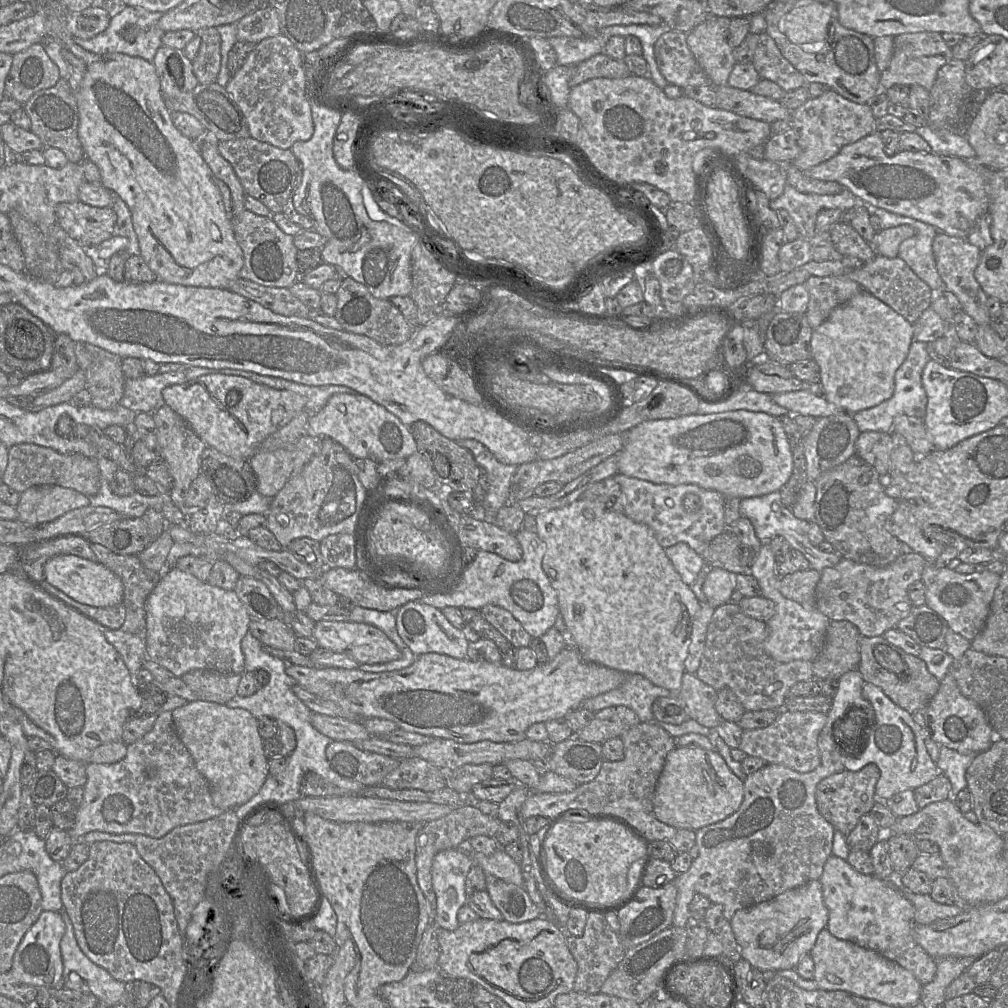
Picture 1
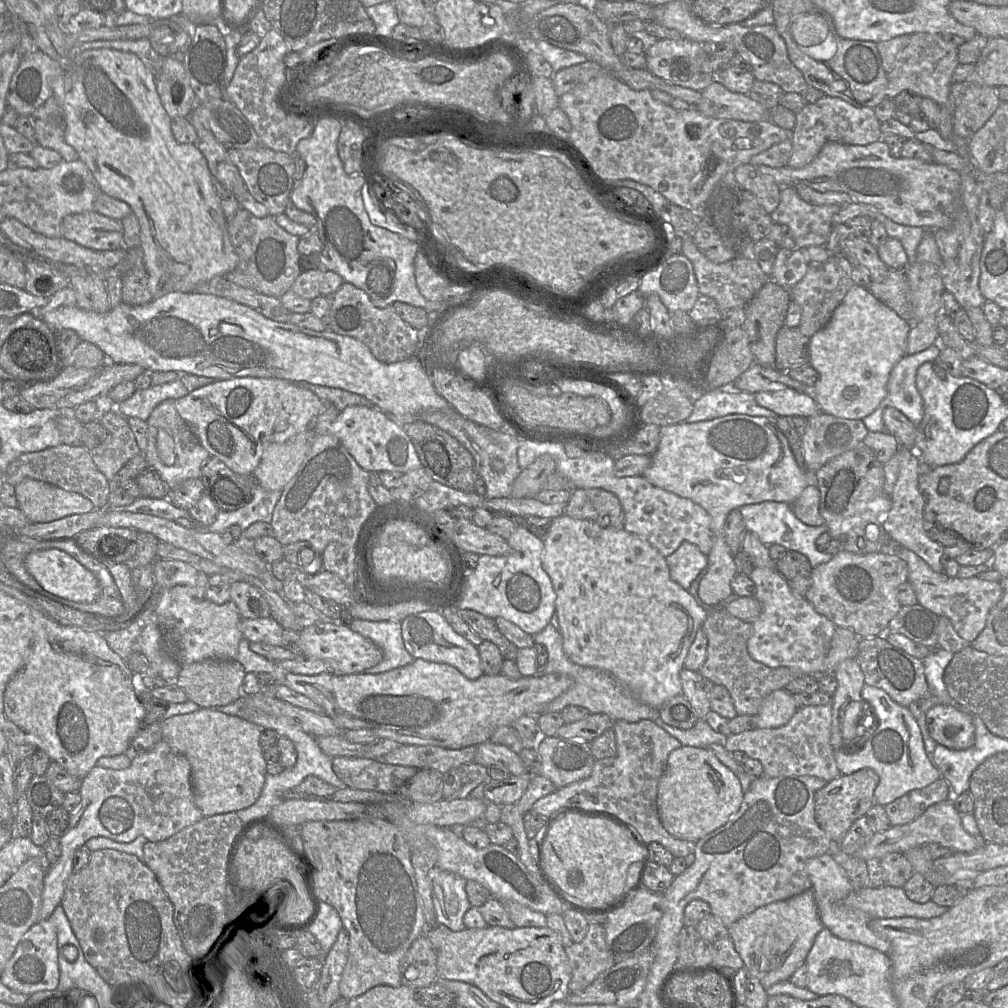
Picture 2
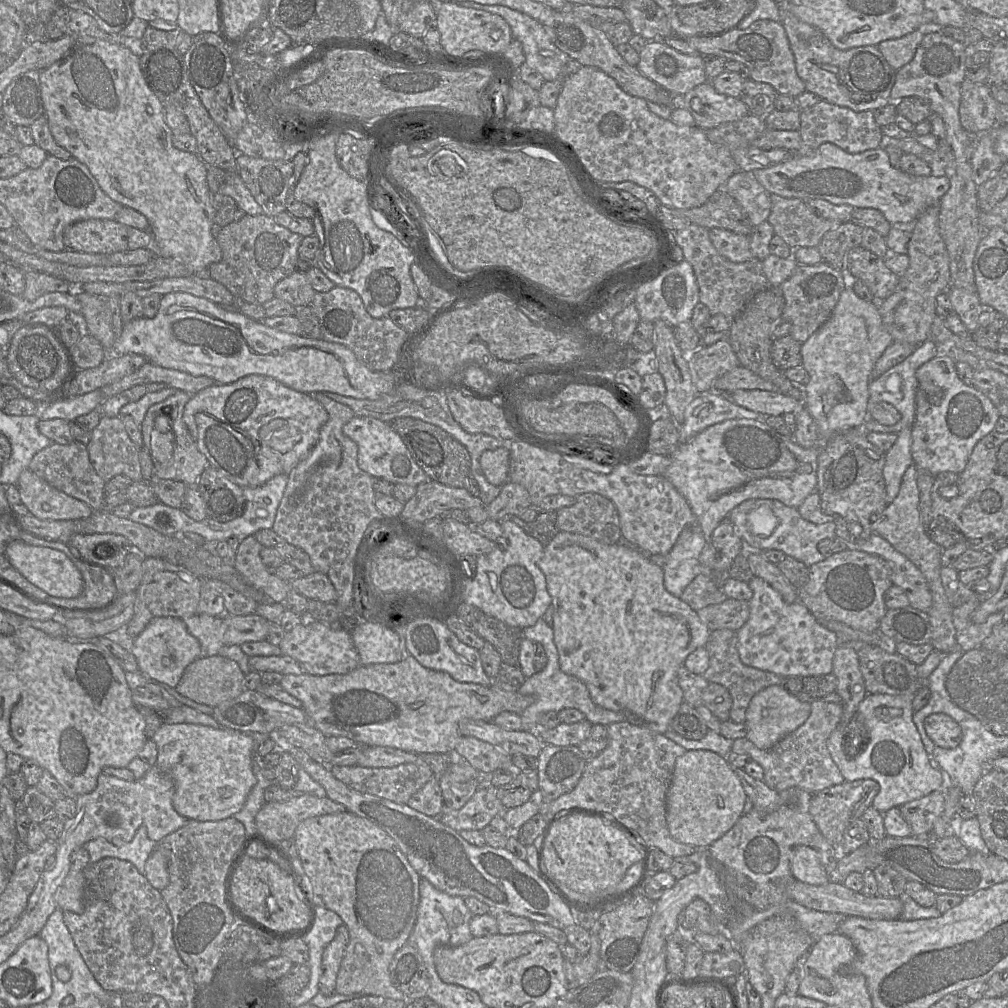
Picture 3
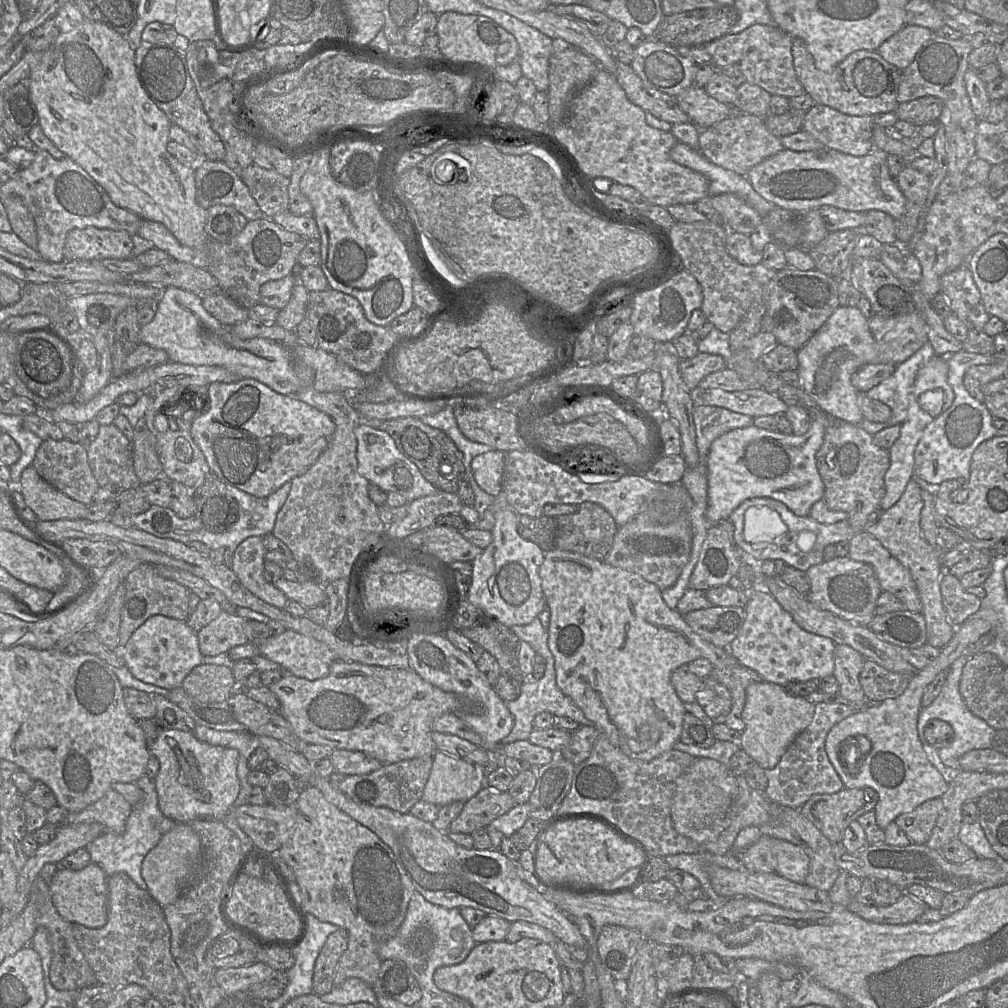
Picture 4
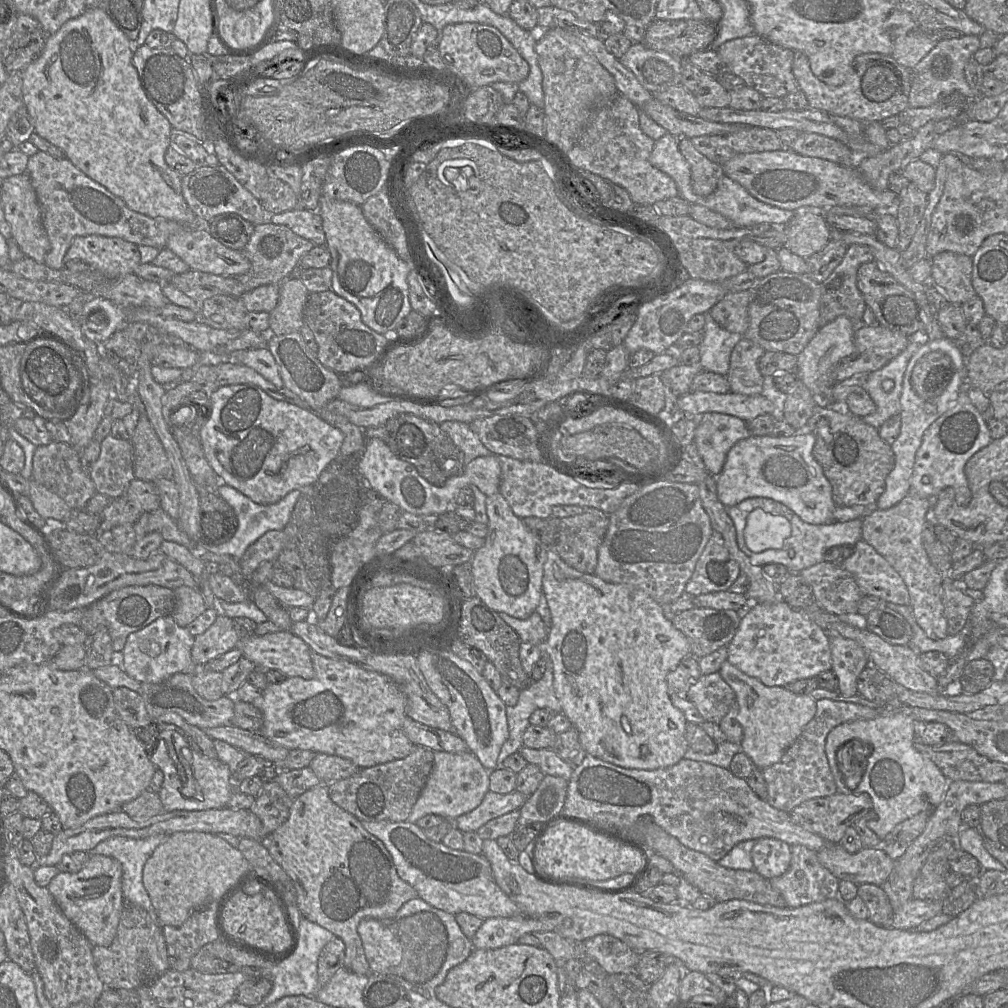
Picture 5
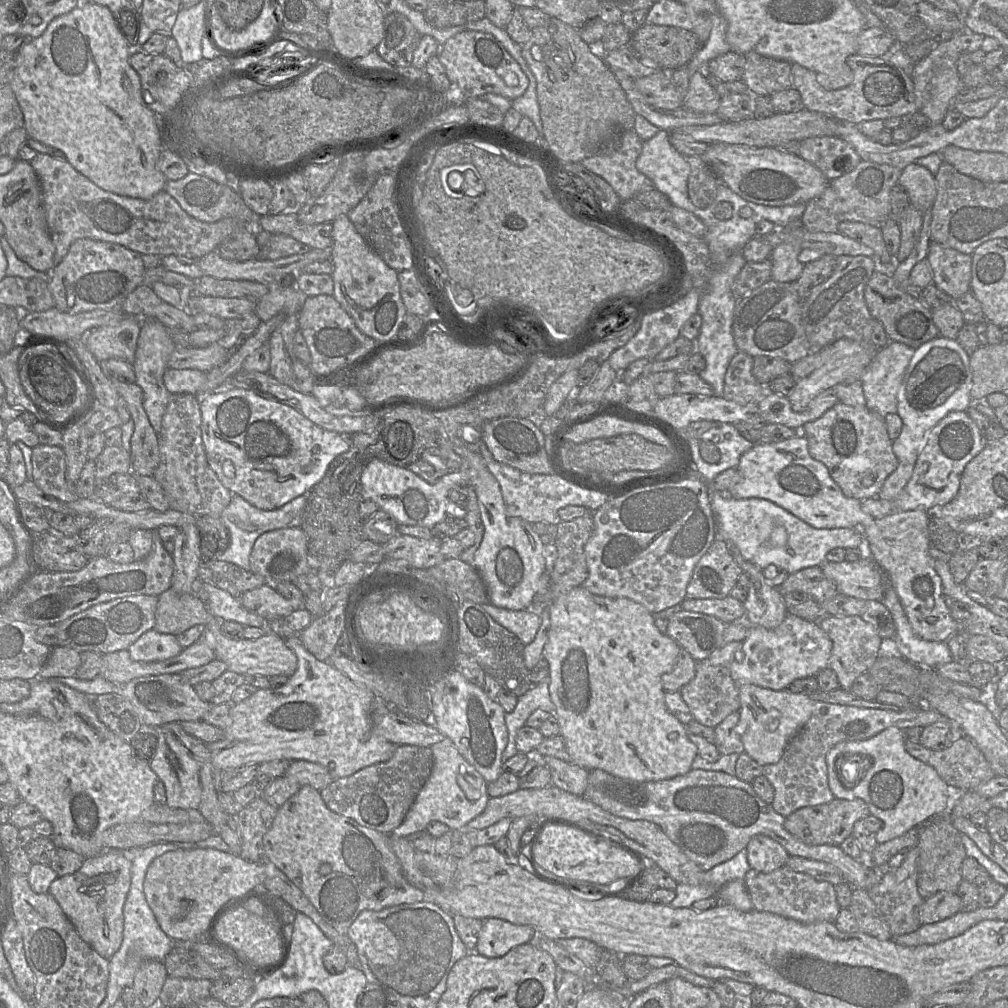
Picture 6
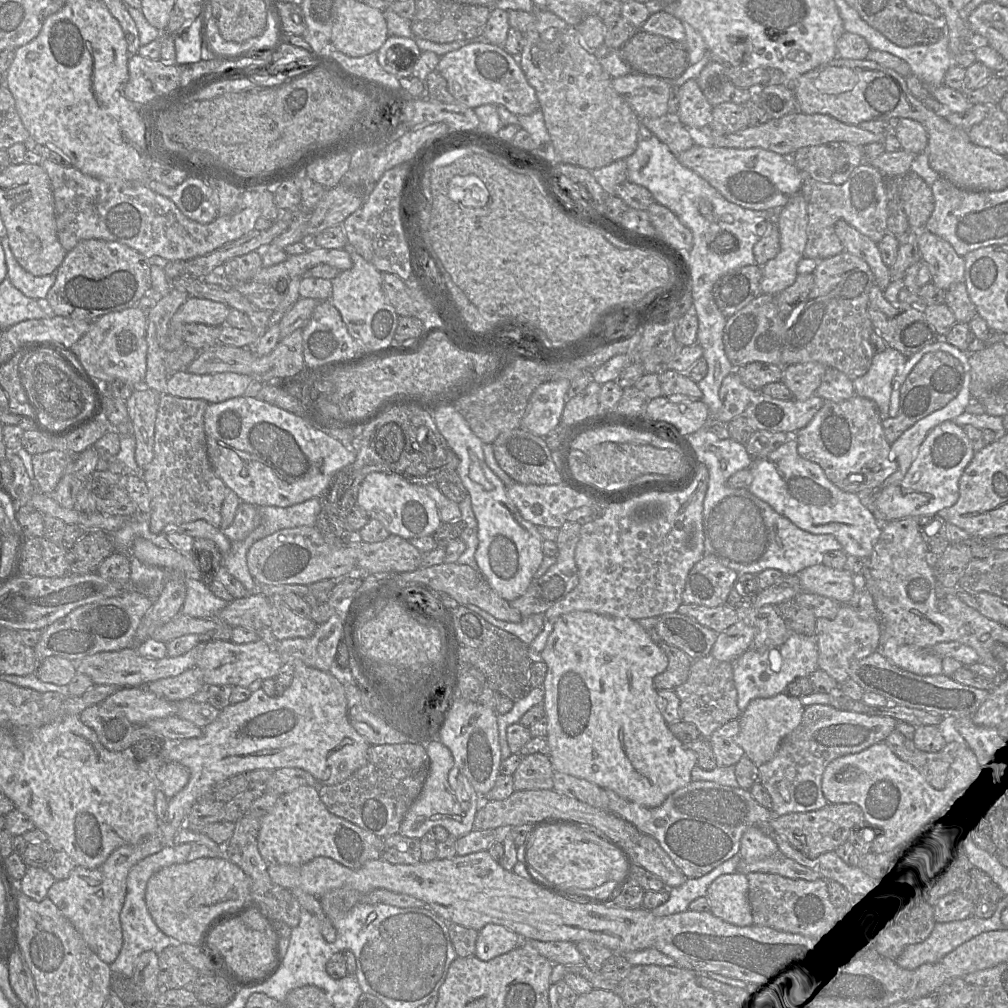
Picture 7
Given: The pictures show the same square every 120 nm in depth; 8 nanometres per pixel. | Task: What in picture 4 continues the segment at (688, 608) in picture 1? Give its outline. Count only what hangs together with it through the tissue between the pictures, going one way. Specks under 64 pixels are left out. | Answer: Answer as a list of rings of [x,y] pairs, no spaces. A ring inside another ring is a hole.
[[[554,548],[545,552],[539,575],[551,612],[548,646],[555,659],[556,683],[560,690],[572,699],[600,733],[607,736],[612,745],[628,757],[650,761],[673,749],[680,739],[686,713],[685,704],[671,683],[673,671],[697,658],[706,658],[718,668],[733,666],[739,661],[728,649],[717,647],[695,633],[676,608],[666,605],[658,586],[636,573]]]

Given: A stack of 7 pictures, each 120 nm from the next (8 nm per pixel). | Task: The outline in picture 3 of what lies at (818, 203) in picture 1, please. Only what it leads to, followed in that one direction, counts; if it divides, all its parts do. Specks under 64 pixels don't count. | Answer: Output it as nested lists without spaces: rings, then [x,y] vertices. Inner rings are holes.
[[[771,194],[771,212],[768,223],[772,225],[775,235],[782,238],[790,248],[817,247],[823,236],[836,224],[812,213],[805,201],[799,198],[785,198]]]

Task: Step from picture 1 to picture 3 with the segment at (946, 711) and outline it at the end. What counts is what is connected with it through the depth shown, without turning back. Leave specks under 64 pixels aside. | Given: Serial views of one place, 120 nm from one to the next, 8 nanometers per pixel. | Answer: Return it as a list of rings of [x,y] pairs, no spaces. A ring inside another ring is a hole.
[[[935,713],[926,717],[924,729],[936,747],[954,749],[962,741],[960,725],[944,713]]]

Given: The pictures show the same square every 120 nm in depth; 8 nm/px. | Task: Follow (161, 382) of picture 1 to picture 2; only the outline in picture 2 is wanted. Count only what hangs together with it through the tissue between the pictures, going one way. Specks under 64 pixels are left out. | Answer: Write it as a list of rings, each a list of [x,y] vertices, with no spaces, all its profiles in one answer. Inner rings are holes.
[[[180,381],[150,386],[144,390],[136,390],[134,394],[114,407],[126,418],[136,417],[146,421],[154,408],[167,399],[179,399],[189,391]]]

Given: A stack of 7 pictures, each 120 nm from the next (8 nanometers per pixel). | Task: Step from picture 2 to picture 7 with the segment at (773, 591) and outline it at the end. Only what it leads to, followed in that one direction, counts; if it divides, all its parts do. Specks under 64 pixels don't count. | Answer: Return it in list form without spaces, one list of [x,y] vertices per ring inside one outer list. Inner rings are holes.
[[[790,632],[786,641],[778,647],[766,651],[749,648],[733,662],[737,706],[742,713],[751,700],[755,698],[769,698],[786,692],[790,682],[799,677],[809,677],[816,669],[818,669],[816,637]]]

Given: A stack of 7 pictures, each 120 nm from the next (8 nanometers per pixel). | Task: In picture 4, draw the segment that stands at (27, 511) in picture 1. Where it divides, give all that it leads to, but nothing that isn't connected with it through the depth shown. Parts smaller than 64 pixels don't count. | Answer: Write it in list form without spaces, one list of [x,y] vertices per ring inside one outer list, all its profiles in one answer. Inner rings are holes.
[[[31,465],[23,470],[18,489],[39,521],[84,519],[88,512],[87,505],[50,485]]]

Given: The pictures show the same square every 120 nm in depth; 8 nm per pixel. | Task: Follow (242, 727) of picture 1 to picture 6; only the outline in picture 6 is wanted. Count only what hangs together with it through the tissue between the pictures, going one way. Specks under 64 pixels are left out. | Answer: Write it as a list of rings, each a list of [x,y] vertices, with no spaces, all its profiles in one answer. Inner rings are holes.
[[[163,726],[155,727],[154,731],[157,733],[158,745],[155,754],[149,760],[149,764],[165,785],[165,805],[170,808],[198,809],[202,794],[198,761],[171,731]]]

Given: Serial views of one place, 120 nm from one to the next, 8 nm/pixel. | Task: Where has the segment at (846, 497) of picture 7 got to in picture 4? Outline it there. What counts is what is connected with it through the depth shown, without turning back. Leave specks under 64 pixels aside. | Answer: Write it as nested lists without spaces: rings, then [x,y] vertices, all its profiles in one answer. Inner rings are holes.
[[[811,419],[810,429],[801,436],[785,435],[754,425],[733,429],[716,438],[709,448],[707,459],[707,509],[706,519],[711,525],[729,516],[743,501],[756,497],[768,497],[780,501],[797,516],[808,516],[812,505],[823,499],[825,485],[816,464],[816,453],[823,444],[826,427]]]

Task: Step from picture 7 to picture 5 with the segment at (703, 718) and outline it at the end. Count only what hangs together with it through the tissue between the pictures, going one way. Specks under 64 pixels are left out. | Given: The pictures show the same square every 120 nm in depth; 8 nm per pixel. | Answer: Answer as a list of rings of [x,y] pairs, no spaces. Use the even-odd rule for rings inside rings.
[[[719,672],[701,675],[690,686],[686,699],[696,706],[705,721],[717,724],[736,702],[734,691]]]

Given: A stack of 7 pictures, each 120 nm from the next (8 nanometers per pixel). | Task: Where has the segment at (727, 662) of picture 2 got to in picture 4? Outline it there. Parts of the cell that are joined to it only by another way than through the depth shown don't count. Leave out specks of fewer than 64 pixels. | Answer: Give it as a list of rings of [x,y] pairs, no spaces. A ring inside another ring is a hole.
[[[740,662],[725,668],[713,667],[709,676],[724,685],[731,693],[732,706],[724,723],[729,728],[742,732],[745,728],[742,711],[746,702],[746,688],[751,683],[762,682],[763,678]]]

